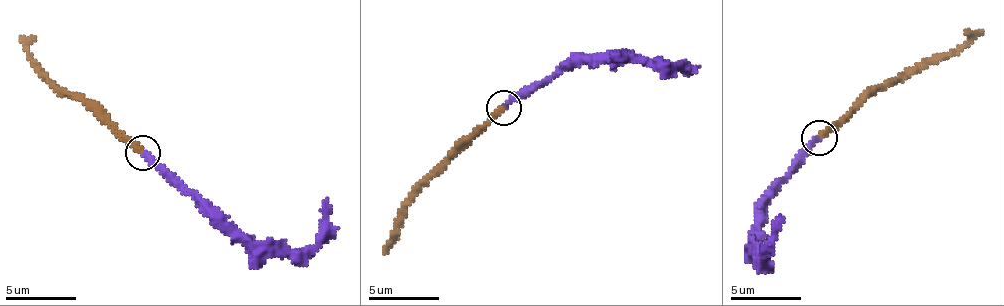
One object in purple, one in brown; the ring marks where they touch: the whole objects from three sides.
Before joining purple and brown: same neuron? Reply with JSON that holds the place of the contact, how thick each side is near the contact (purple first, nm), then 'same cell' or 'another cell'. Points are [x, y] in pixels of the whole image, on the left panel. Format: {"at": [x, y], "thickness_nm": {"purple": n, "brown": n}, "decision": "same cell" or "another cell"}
{"at": [143, 152], "thickness_nm": {"purple": 280, "brown": 240}, "decision": "same cell"}

